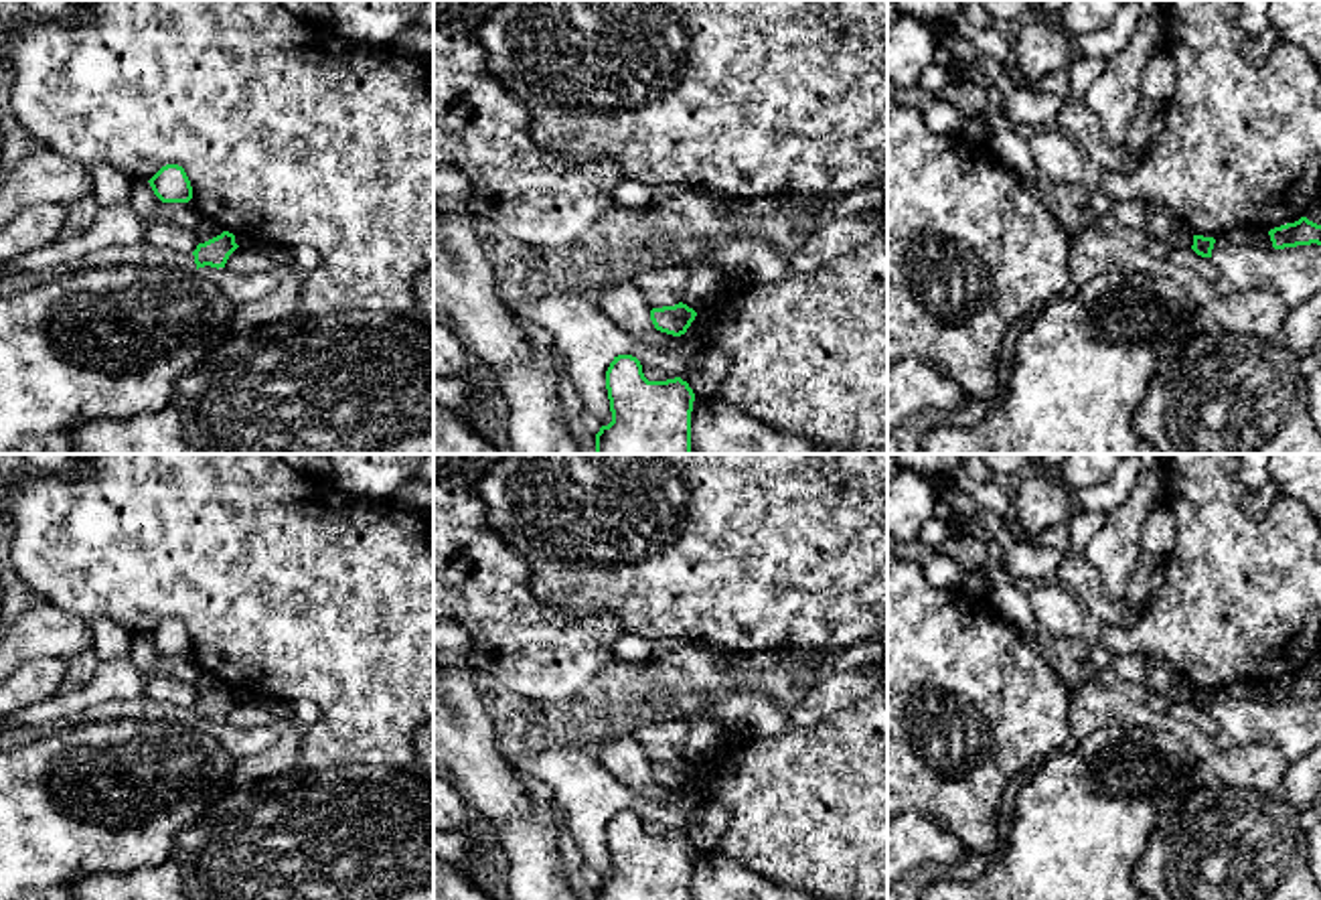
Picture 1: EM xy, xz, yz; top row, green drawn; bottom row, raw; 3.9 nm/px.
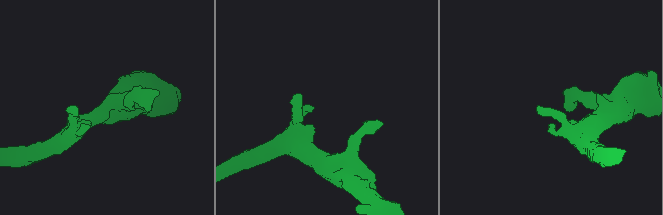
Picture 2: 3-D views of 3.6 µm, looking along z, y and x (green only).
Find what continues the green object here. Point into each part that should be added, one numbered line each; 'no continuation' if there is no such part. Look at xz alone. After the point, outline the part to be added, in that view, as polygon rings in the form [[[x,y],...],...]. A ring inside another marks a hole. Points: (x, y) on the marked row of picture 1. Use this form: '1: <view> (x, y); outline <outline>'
no continuation

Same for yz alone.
no continuation

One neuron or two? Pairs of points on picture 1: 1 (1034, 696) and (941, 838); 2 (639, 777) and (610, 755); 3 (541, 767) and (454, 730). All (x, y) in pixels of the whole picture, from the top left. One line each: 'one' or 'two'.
1: two
2: one
3: two

